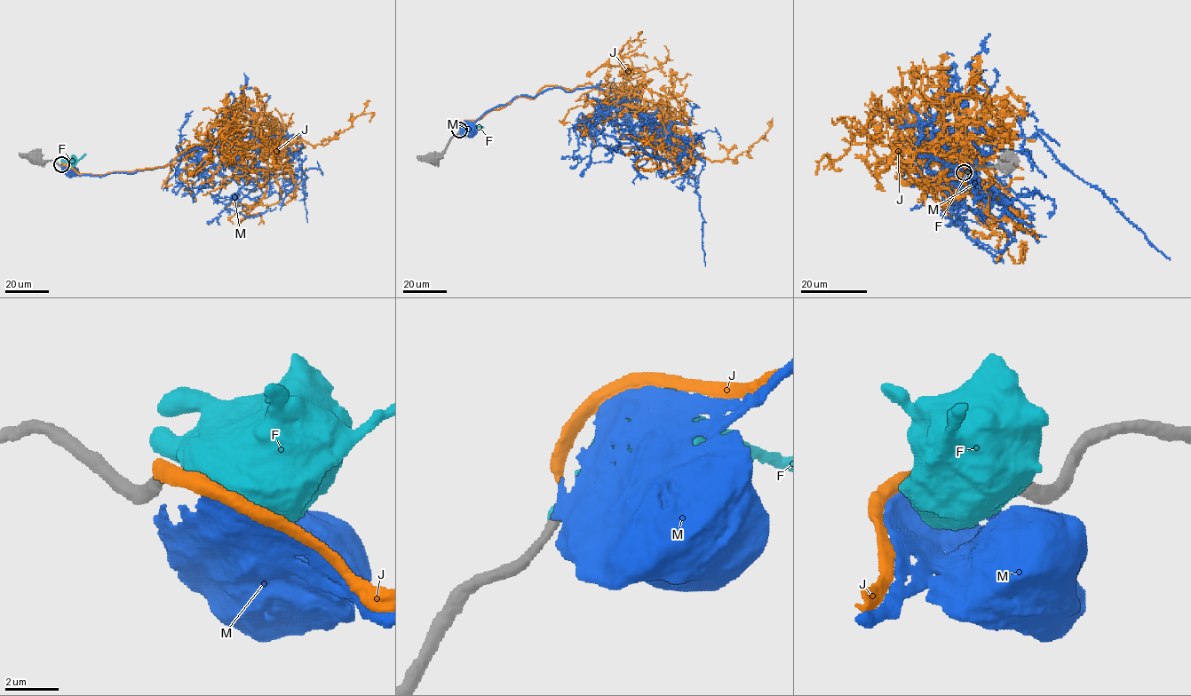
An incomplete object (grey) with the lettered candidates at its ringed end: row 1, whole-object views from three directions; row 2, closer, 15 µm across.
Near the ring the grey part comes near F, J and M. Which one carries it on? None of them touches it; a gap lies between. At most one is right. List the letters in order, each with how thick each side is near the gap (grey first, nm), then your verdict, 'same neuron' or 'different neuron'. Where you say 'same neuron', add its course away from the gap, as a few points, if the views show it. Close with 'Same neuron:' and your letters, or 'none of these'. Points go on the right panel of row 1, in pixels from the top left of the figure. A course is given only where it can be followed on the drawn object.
F: 360/550 nm | different neuron
J: 360/400 nm | same neuron | via (961, 171), (896, 177), (893, 145), (927, 150), (947, 125), (1012, 143), (986, 100), (956, 107)
M: 360/500 nm | different neuron
Same neuron: J

